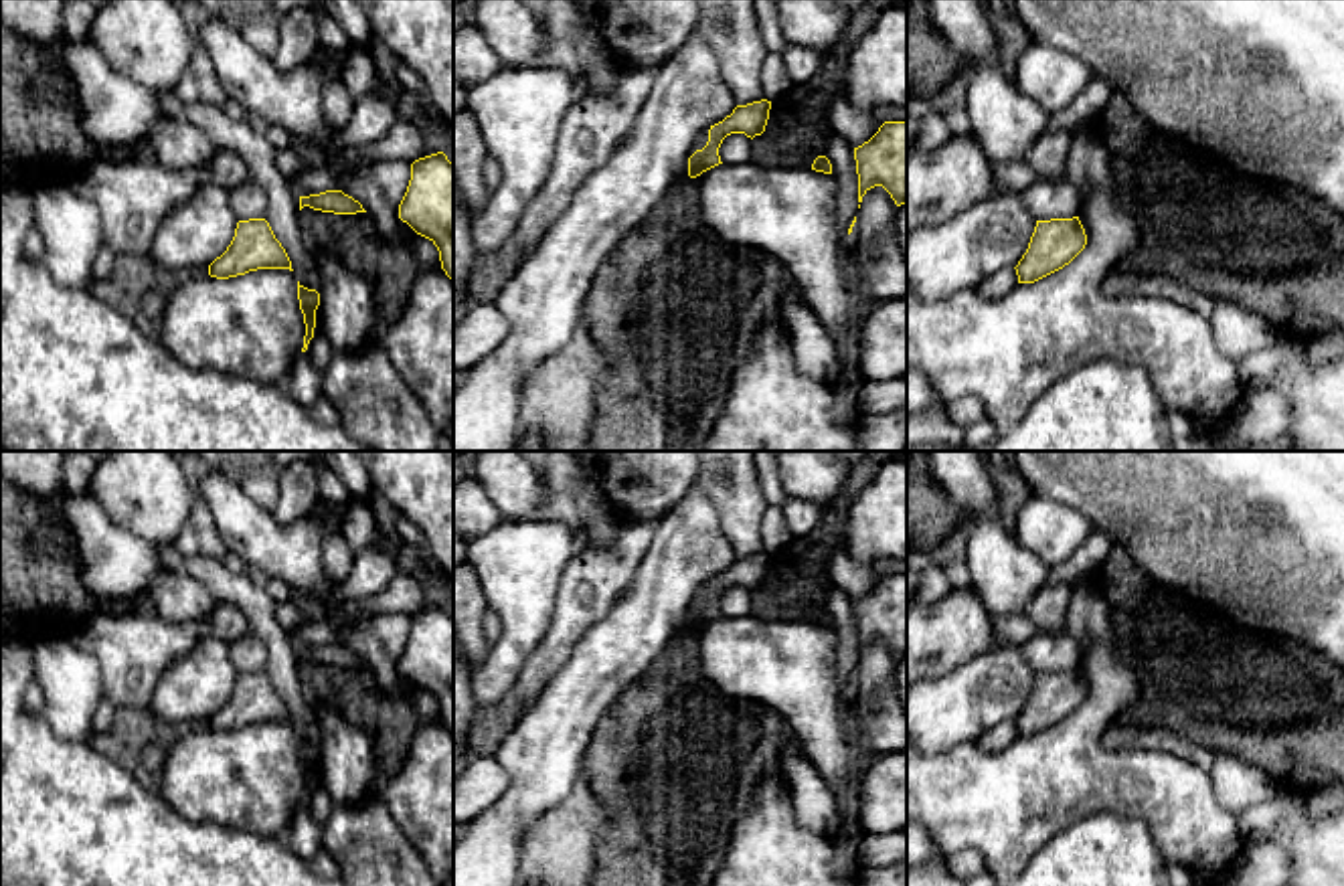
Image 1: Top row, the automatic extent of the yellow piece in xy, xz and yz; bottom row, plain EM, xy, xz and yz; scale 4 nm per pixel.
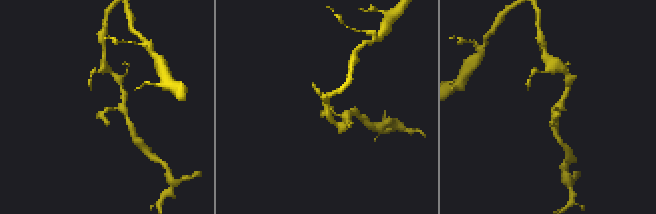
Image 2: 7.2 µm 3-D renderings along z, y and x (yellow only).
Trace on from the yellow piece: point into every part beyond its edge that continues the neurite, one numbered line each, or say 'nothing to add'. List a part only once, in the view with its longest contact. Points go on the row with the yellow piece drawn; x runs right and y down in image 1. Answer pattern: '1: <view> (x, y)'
nothing to add

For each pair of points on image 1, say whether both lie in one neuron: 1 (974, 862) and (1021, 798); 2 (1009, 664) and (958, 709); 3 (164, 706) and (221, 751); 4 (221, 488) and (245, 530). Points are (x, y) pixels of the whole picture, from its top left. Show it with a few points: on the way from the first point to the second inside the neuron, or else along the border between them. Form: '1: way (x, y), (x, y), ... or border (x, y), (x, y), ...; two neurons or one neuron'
1: border (942, 858), (964, 848), (976, 848), (986, 864); two neurons
2: way (996, 676), (970, 700); one neuron
3: border (185, 725), (179, 731); two neurons
4: way (223, 498), (239, 520); one neuron

